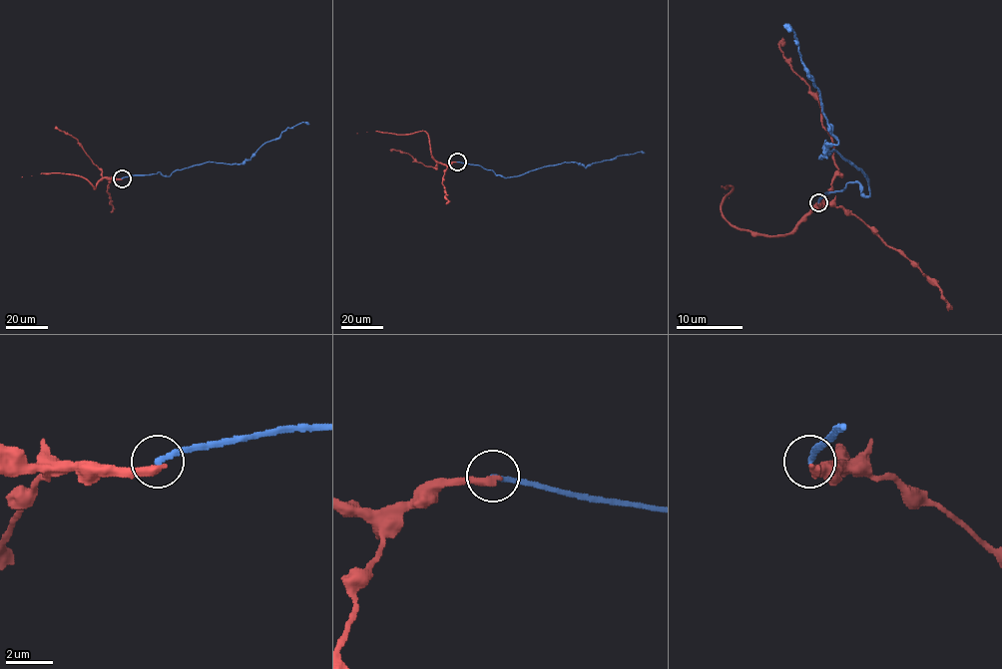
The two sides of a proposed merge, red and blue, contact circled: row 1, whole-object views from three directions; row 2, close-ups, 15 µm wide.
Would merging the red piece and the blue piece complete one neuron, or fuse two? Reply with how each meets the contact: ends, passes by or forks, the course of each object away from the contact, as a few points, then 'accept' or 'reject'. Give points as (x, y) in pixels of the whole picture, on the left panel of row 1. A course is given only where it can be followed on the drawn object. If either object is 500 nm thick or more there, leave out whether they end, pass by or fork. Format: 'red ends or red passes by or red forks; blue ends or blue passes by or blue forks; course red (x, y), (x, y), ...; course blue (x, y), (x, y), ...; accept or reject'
red ends; blue ends; course red (122, 178), (103, 178), (95, 188), (83, 177), (73, 174), (41, 173), (22, 176); course blue (122, 178), (159, 171), (167, 175), (207, 162), (242, 164), (287, 128), (308, 124); reject

